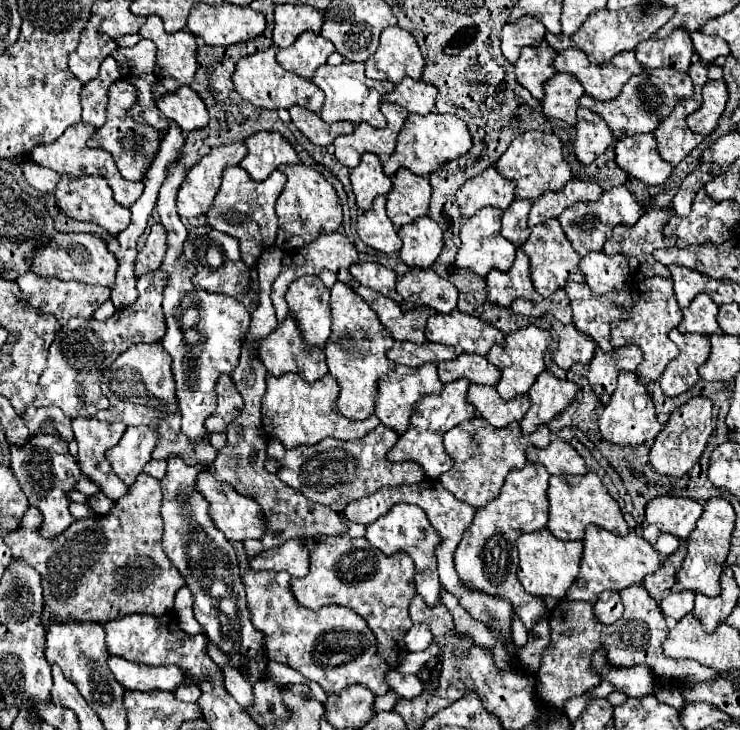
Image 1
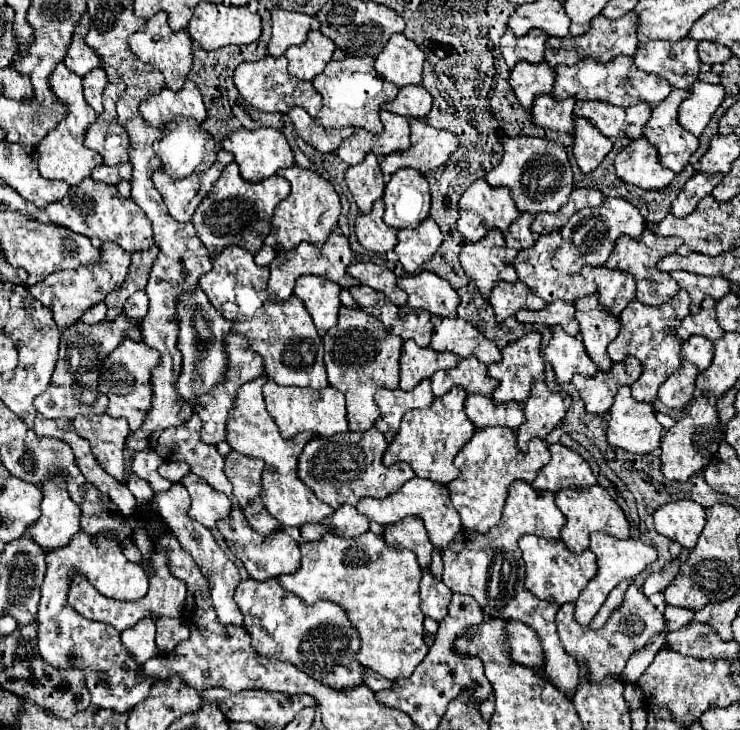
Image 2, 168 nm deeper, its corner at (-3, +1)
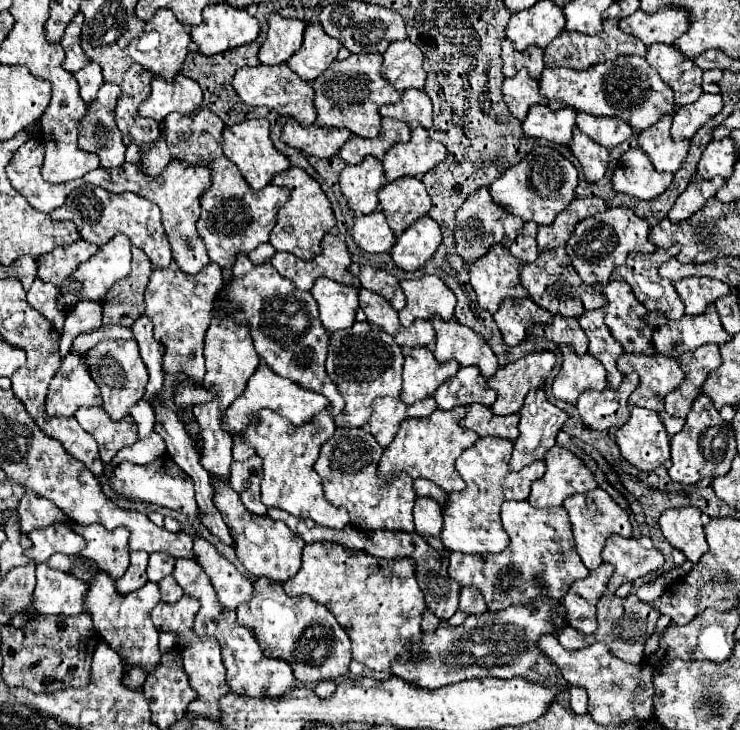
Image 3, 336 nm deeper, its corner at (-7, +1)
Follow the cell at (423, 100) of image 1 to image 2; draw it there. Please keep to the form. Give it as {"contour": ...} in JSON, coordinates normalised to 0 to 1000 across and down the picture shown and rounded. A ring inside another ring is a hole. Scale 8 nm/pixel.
{"contour":[[[551,116],[538,125],[532,138],[516,141],[516,149],[554,163],[573,163],[584,149],[584,130],[570,116]]]}

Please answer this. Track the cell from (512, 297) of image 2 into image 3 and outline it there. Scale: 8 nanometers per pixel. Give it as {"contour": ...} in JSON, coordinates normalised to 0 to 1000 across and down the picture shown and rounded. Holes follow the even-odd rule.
{"contour":[[[716,407],[711,410],[684,410],[668,429],[668,440],[678,453],[686,473],[700,473],[711,462],[711,448],[719,442],[743,442],[746,429],[727,421]]]}

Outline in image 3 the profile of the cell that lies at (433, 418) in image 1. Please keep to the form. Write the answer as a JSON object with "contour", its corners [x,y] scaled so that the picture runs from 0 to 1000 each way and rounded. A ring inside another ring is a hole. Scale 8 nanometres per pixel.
{"contour":[[[614,558],[608,563],[589,560],[584,568],[570,574],[549,574],[543,585],[538,588],[538,596],[532,599],[532,607],[519,615],[519,623],[511,634],[511,645],[516,653],[527,656],[538,645],[549,645],[554,653],[573,653],[586,659],[600,673],[624,673],[630,662],[619,651],[614,632],[646,601],[646,596],[630,585],[622,582],[622,577],[630,568],[630,558]]]}

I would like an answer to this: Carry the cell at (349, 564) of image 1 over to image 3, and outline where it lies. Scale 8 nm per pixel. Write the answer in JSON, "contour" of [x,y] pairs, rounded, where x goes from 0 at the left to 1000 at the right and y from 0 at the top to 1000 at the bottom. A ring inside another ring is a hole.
{"contour":[[[419,744],[408,755],[408,777],[405,782],[384,796],[384,810],[392,818],[419,815],[427,826],[443,832],[451,840],[457,853],[470,864],[476,875],[476,900],[505,919],[519,919],[530,925],[530,911],[535,905],[568,905],[573,900],[570,892],[570,840],[576,837],[573,812],[562,796],[562,768],[557,763],[543,766],[514,766],[495,755],[481,755],[473,760],[468,749],[454,744]]]}

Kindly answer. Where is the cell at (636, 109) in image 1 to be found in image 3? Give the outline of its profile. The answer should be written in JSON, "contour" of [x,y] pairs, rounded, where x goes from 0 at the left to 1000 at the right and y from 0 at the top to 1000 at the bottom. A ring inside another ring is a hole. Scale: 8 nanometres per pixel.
{"contour":[[[781,152],[778,171],[786,182],[797,185],[805,196],[822,204],[838,199],[854,185],[854,174],[843,163],[832,163],[832,160],[803,160]]]}

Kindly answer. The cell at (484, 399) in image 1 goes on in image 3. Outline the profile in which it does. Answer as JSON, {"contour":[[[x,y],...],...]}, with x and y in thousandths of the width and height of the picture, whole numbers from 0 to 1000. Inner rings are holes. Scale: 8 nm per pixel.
{"contour":[[[638,552],[632,555],[632,566],[624,574],[624,585],[641,588],[649,599],[686,599],[695,604],[700,599],[700,577],[700,566],[673,571],[665,566],[662,558]]]}

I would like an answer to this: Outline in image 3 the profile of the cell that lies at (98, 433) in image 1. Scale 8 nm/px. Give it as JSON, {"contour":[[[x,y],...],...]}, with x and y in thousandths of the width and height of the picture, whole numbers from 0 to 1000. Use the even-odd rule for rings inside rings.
{"contour":[[[111,558],[100,571],[105,574],[108,585],[130,601],[132,615],[135,615],[135,629],[141,634],[149,634],[165,612],[181,610],[186,604],[186,601],[181,601],[184,585],[181,585],[181,574],[176,568],[165,577],[154,577],[135,558],[132,560]]]}

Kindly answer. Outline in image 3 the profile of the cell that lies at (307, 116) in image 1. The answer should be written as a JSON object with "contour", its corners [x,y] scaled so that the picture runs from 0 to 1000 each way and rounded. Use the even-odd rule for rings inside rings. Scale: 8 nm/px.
{"contour":[[[389,160],[381,177],[381,193],[432,218],[449,215],[457,210],[465,193],[476,188],[468,177],[443,177],[430,171],[405,171],[397,160]]]}

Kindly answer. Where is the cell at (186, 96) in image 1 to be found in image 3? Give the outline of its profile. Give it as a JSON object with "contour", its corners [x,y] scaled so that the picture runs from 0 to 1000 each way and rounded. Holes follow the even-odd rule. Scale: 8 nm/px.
{"contour":[[[241,103],[235,114],[222,111],[219,105],[205,108],[205,127],[203,133],[189,144],[189,158],[203,160],[214,168],[227,155],[246,155],[246,158],[259,158],[276,144],[273,136],[273,122],[262,108],[254,108],[249,103]]]}

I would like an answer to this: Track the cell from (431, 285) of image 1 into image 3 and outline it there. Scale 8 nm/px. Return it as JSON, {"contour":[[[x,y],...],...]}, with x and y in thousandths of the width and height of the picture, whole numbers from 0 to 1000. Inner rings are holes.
{"contour":[[[573,377],[565,382],[546,382],[541,385],[546,404],[549,404],[549,421],[541,426],[541,442],[546,448],[554,448],[557,440],[562,437],[584,437],[584,434],[597,434],[597,437],[611,437],[614,434],[614,421],[616,421],[616,404],[597,388],[595,379],[589,377]]]}

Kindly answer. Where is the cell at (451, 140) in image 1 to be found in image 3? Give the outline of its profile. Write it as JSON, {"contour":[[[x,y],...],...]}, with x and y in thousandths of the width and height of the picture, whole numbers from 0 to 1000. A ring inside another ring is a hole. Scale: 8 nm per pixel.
{"contour":[[[562,174],[557,179],[557,188],[549,199],[532,199],[516,218],[519,237],[524,248],[532,248],[543,240],[565,242],[576,234],[586,232],[592,223],[597,223],[605,215],[605,204],[581,190],[578,179],[573,174]]]}

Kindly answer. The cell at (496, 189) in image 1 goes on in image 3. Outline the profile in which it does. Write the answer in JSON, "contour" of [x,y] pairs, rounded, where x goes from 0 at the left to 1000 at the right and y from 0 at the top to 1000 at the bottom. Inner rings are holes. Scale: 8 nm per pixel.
{"contour":[[[649,256],[616,289],[616,344],[630,360],[638,360],[641,355],[651,352],[659,344],[659,338],[668,333],[678,333],[681,338],[689,338],[705,308],[708,308],[705,300],[695,300],[695,295],[689,295],[686,286],[668,278],[657,256]]]}

